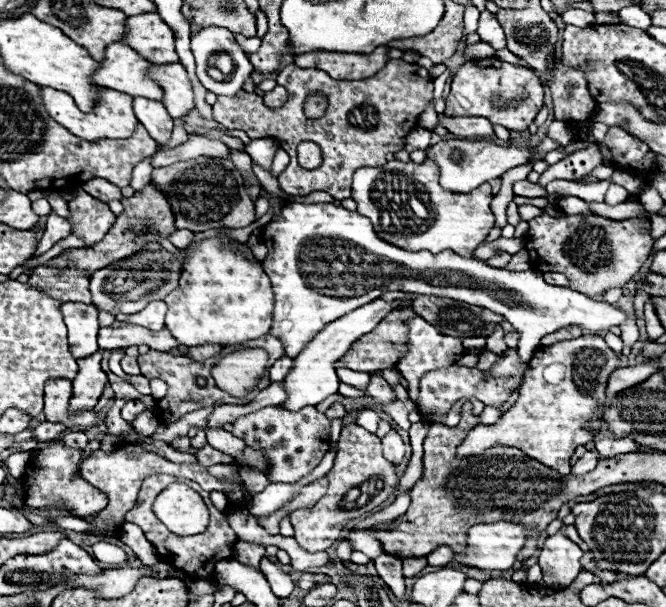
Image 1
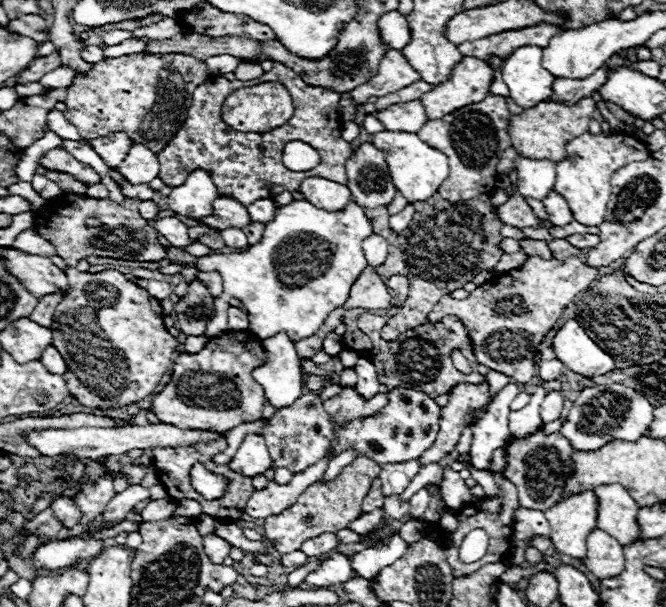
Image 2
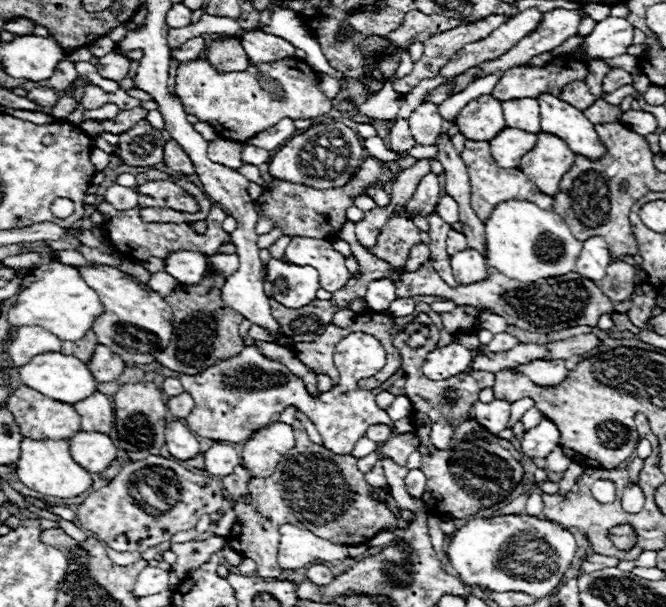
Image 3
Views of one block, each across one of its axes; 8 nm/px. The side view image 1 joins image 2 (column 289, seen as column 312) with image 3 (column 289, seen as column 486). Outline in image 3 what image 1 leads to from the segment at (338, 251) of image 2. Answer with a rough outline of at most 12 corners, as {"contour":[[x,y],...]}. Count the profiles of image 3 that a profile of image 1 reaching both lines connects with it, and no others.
{"contour":[[270,258],[272,298],[302,308],[320,286],[314,268]]}

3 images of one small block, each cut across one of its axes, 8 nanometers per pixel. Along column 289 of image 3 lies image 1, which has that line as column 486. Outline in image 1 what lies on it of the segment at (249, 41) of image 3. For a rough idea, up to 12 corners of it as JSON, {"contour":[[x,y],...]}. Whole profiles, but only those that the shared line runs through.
{"contour":[[488,42],[468,44],[464,54],[472,60],[494,56],[494,48]]}

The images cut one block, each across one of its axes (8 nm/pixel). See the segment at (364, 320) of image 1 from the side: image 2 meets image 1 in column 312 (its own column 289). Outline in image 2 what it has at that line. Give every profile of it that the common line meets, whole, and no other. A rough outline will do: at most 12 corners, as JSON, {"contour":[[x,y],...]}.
{"contour":[[286,332],[262,340],[266,362],[252,372],[266,400],[288,406],[304,376]]}

